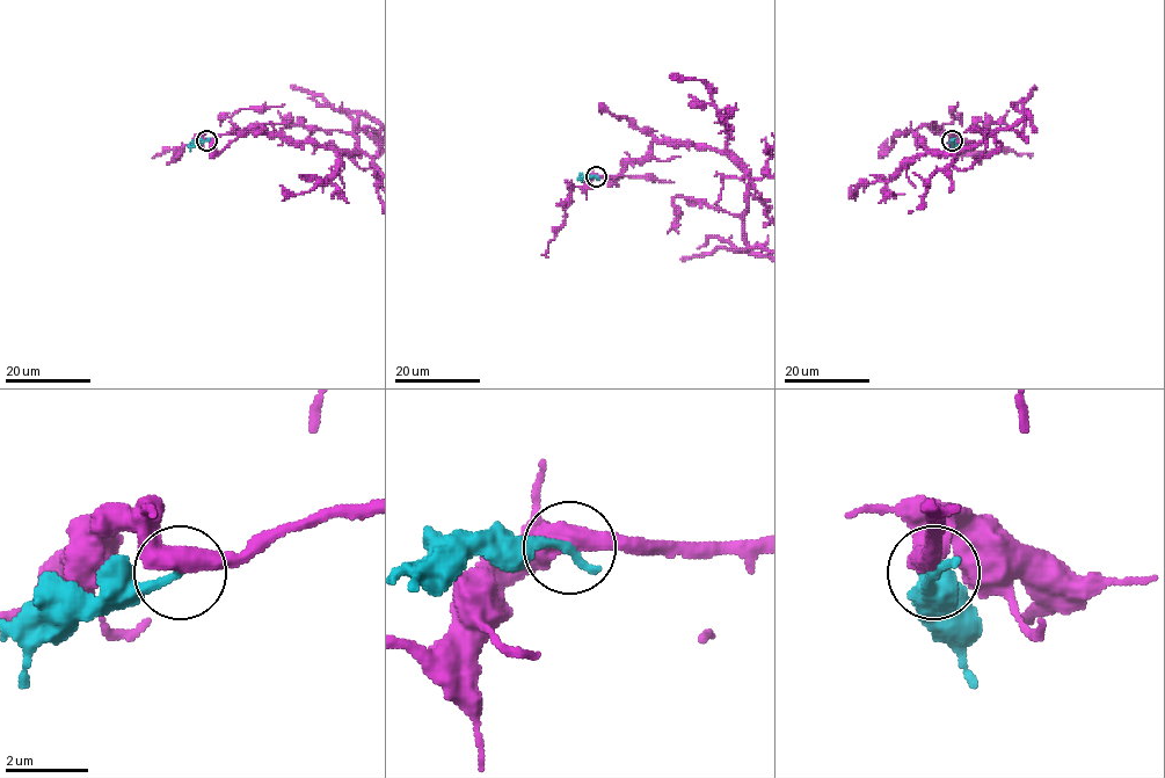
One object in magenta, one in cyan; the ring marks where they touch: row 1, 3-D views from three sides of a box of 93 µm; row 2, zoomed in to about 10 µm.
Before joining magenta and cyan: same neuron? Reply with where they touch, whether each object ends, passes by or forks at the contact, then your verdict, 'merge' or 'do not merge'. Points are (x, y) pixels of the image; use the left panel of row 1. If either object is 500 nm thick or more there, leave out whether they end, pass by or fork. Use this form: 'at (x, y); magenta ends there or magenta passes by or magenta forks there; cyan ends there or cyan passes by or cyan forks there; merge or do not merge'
at (206, 140); do not merge

